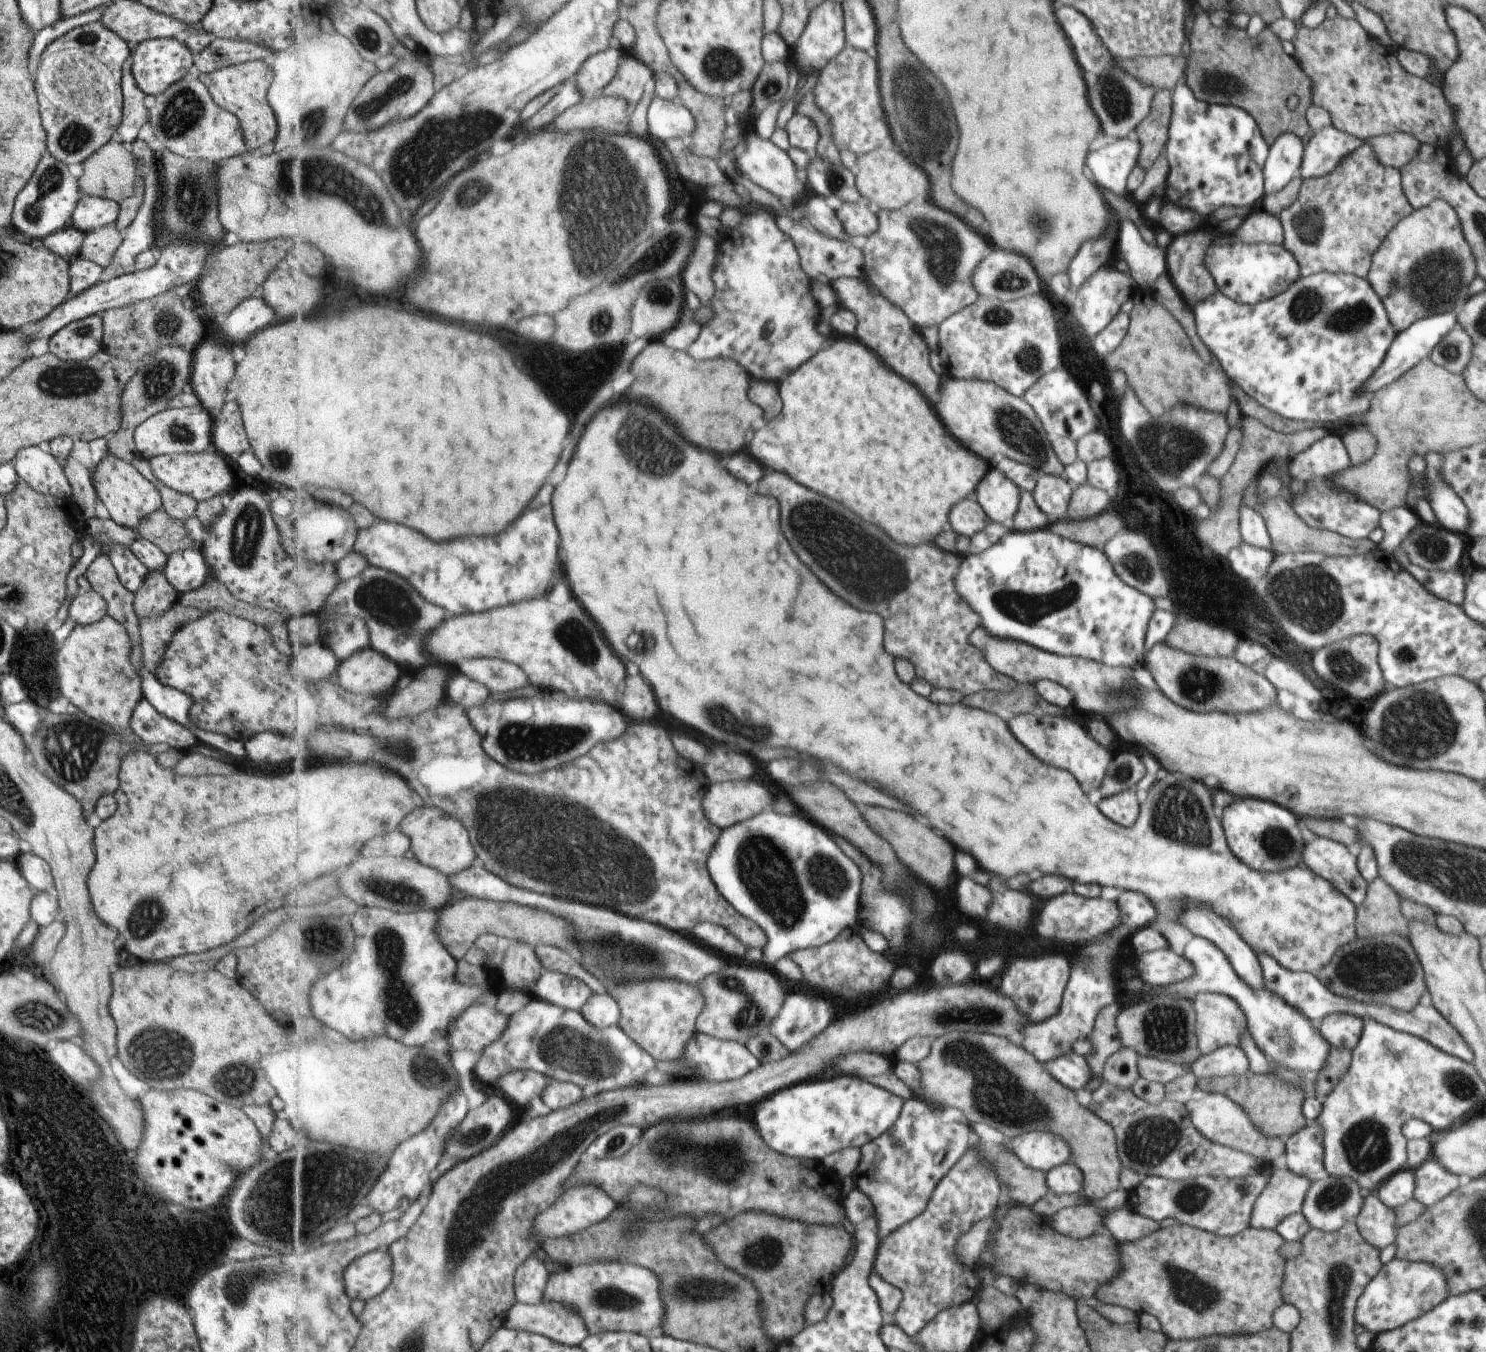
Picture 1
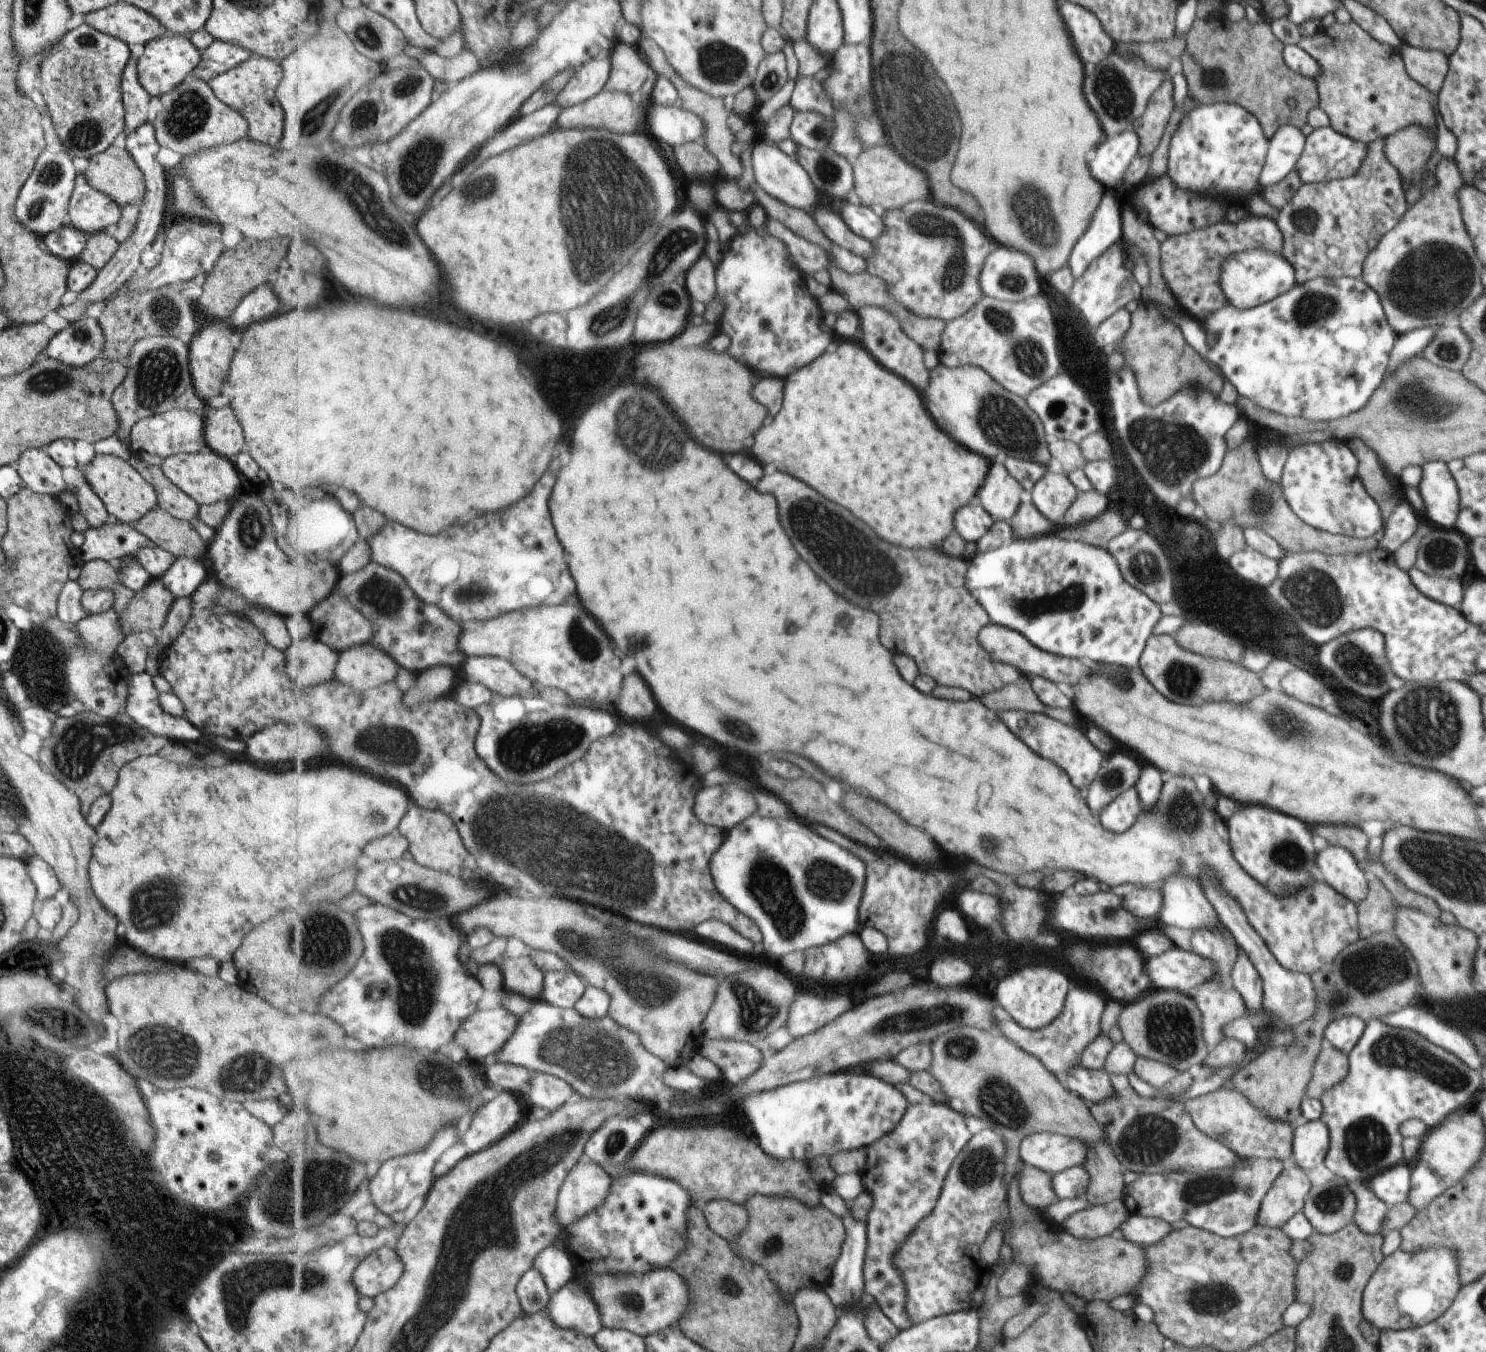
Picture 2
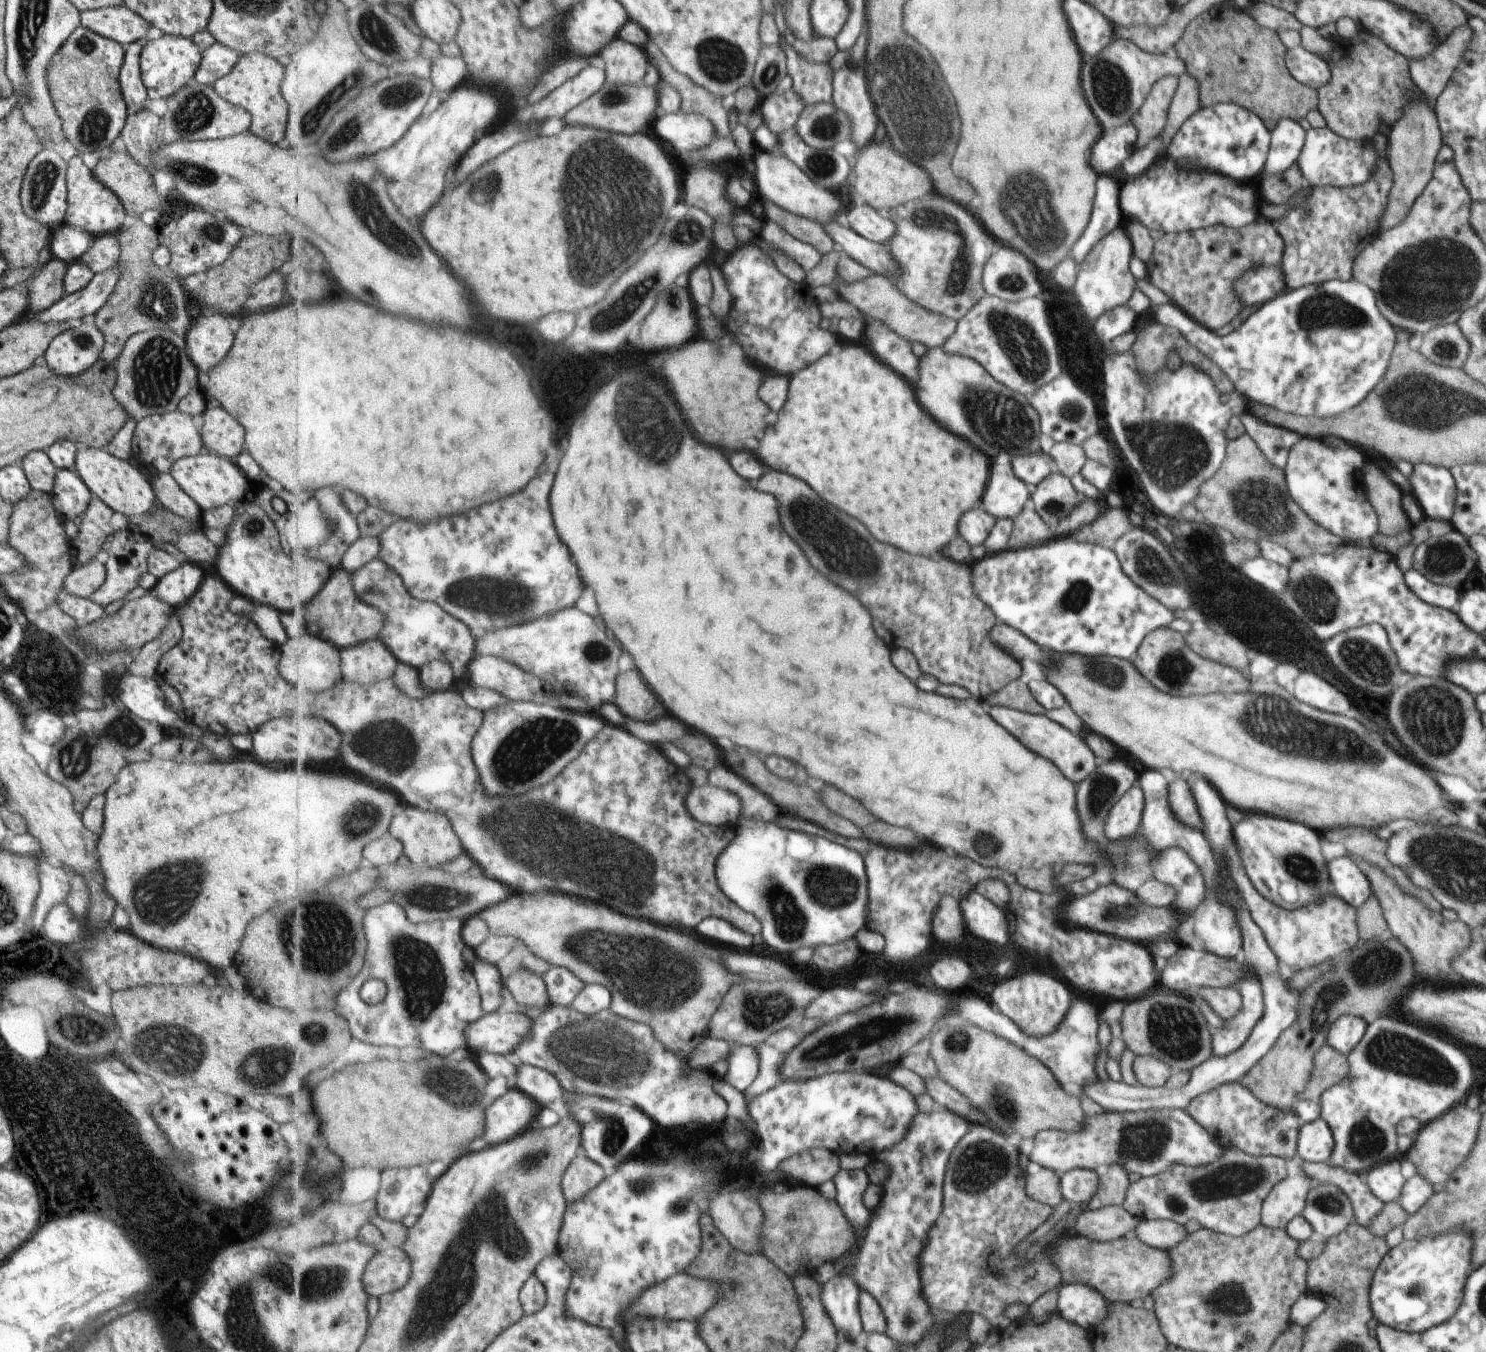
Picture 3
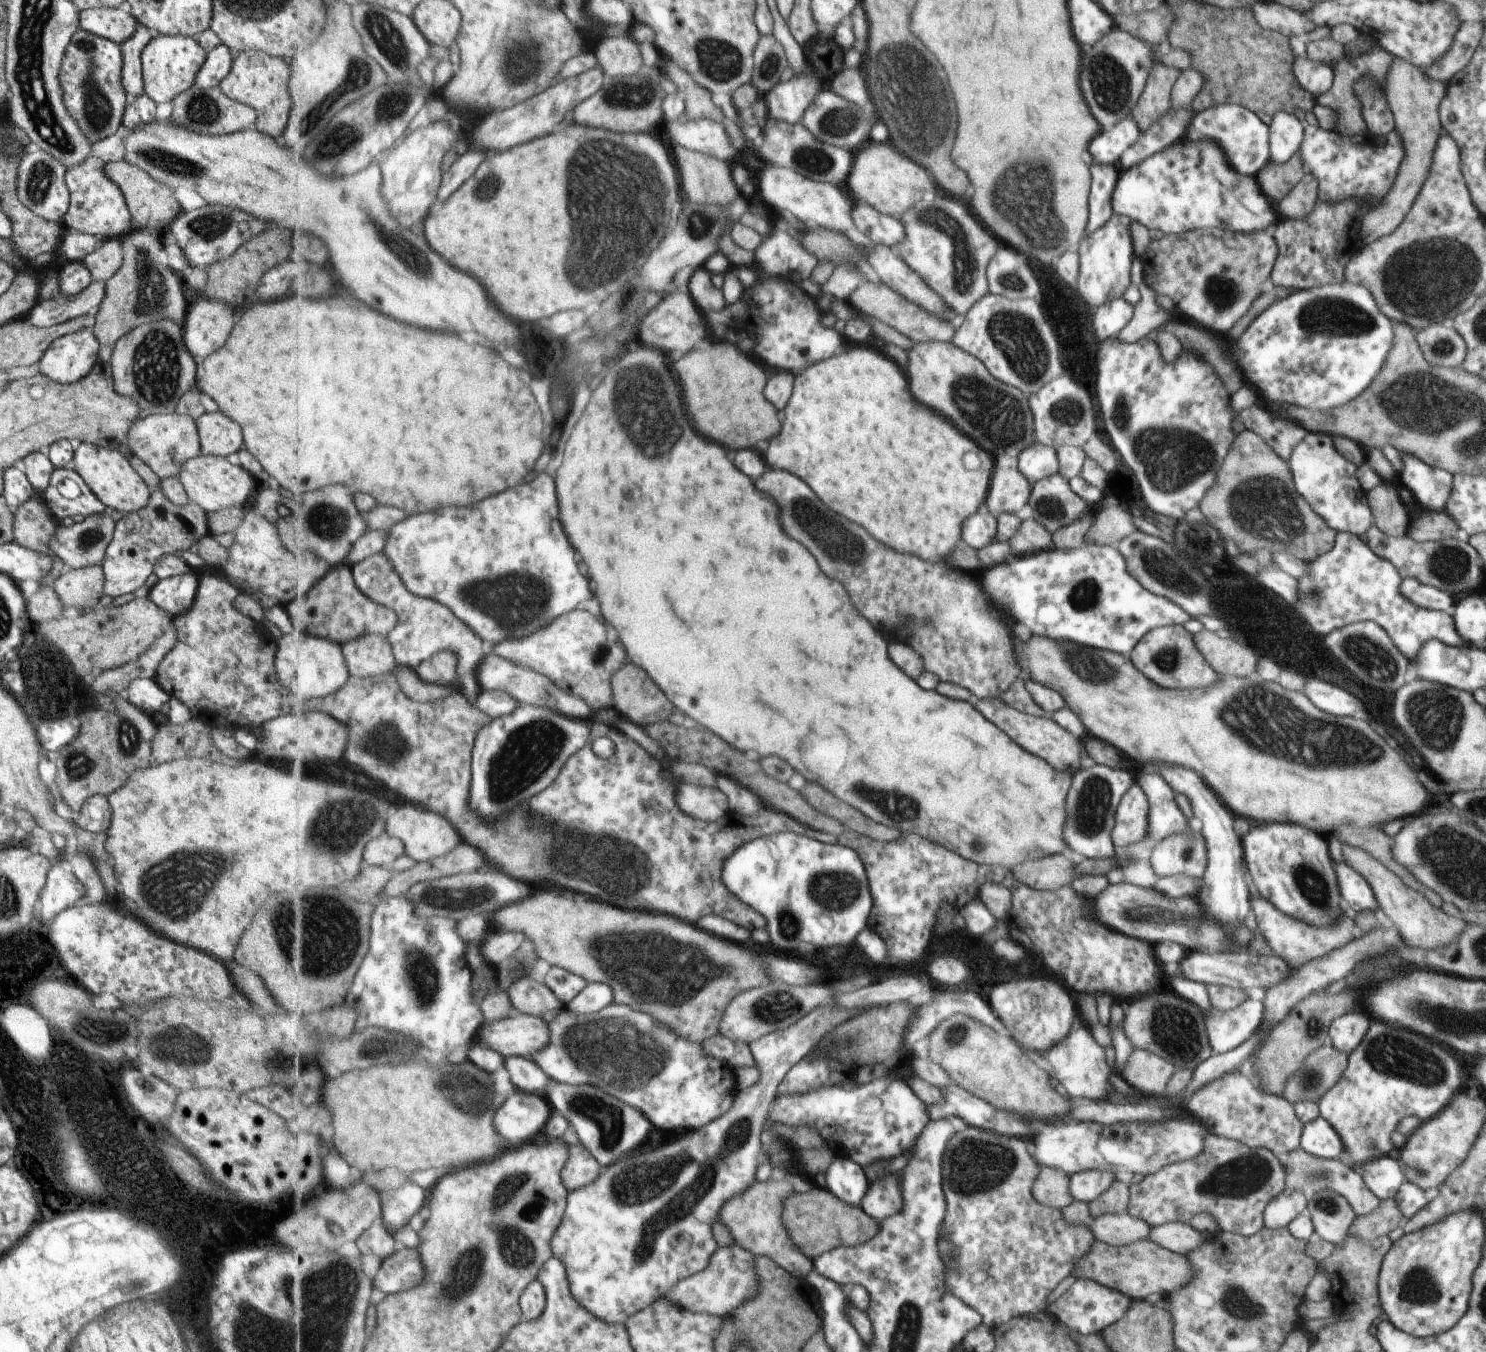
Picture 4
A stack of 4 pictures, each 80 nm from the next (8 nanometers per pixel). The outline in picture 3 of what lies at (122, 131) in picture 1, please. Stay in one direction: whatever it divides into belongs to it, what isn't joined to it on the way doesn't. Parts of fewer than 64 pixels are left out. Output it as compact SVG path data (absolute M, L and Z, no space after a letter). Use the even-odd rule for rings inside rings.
M139 39L130 42L123 48L124 57L118 72L118 83L120 84L120 93L126 104L127 116L129 113L142 109L143 102L145 102L146 88L143 86L139 68L141 49Z

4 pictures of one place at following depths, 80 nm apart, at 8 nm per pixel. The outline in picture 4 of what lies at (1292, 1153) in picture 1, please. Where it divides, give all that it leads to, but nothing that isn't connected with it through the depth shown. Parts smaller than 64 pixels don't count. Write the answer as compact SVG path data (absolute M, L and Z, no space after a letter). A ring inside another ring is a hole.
M1321 1116L1303 1124L1299 1146L1317 1158L1339 1159L1344 1154L1344 1144L1339 1135Z

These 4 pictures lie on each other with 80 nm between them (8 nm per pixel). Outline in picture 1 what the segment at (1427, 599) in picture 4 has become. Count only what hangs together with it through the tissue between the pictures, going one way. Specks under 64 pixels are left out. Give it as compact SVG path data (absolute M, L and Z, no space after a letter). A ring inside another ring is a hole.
M1417 565L1403 567L1429 594L1460 606L1464 597L1464 581L1459 571L1426 571Z

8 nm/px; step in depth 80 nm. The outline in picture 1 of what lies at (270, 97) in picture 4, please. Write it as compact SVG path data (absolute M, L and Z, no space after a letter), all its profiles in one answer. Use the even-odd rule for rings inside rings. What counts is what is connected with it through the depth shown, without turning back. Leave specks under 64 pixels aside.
M267 61L245 62L234 66L220 68L209 74L200 74L199 80L207 87L211 98L225 112L237 118L241 138L246 148L269 148L275 138L275 116L267 104L267 88L273 80L273 72Z

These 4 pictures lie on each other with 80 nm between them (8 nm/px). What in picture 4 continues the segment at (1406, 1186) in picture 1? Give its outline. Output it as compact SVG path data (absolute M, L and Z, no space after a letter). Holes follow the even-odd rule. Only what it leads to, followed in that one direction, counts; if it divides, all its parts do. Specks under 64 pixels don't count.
M1395 1156L1365 1161L1358 1169L1365 1186L1380 1200L1393 1199L1405 1180Z

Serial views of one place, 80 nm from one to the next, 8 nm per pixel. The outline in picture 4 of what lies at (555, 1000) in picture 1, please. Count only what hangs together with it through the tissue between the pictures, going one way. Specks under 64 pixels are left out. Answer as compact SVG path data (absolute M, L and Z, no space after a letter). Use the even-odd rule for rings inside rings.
M551 966L545 979L545 984L567 1006L581 991L588 985L588 980L581 975L576 975L572 971L565 970L563 967Z

